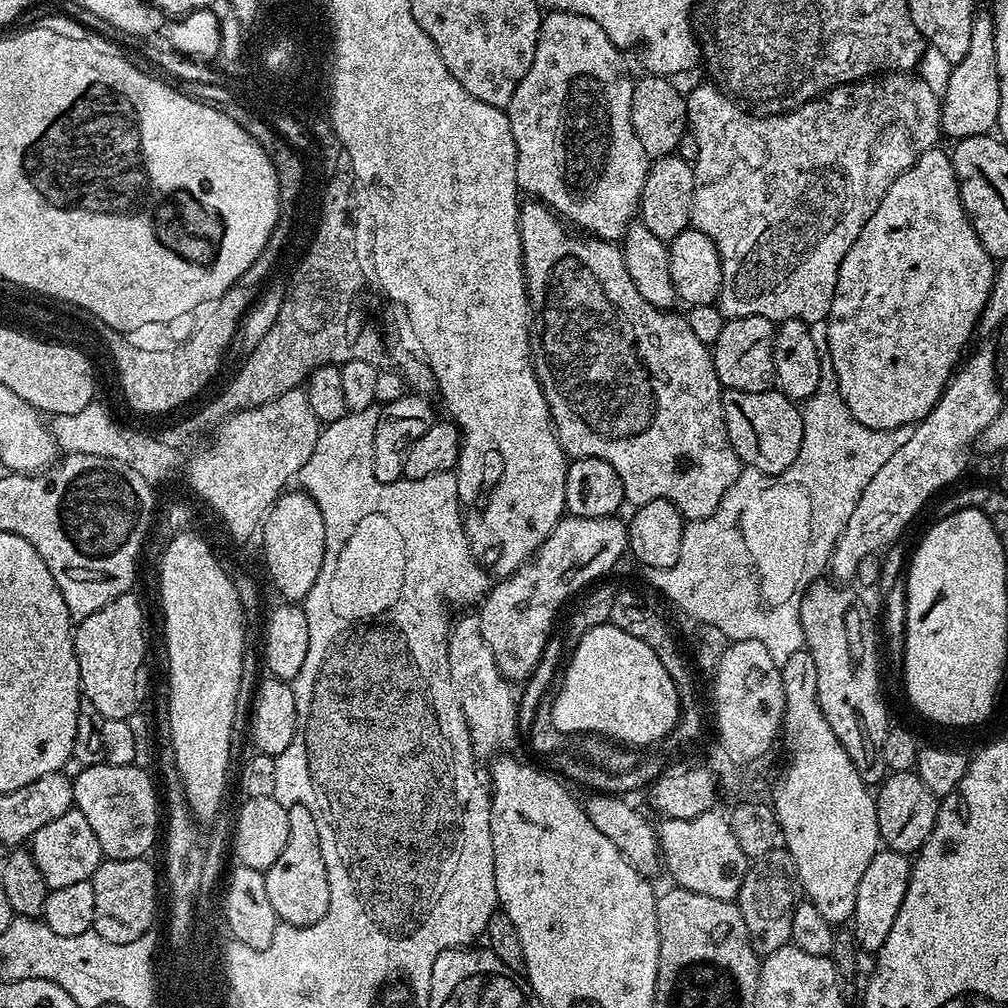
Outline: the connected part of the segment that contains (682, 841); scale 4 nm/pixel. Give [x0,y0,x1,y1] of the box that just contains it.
[658,810,750,901]

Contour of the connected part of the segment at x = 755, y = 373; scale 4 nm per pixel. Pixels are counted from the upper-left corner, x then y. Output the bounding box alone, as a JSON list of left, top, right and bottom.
[711,316,774,392]

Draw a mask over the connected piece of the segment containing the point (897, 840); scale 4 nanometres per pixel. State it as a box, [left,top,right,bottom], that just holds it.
[874,771,940,854]

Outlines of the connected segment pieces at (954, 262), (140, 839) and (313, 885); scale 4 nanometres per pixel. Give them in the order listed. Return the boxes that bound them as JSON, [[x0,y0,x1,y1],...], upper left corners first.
[[828,147,997,430],[72,764,162,860],[264,804,330,928]]

